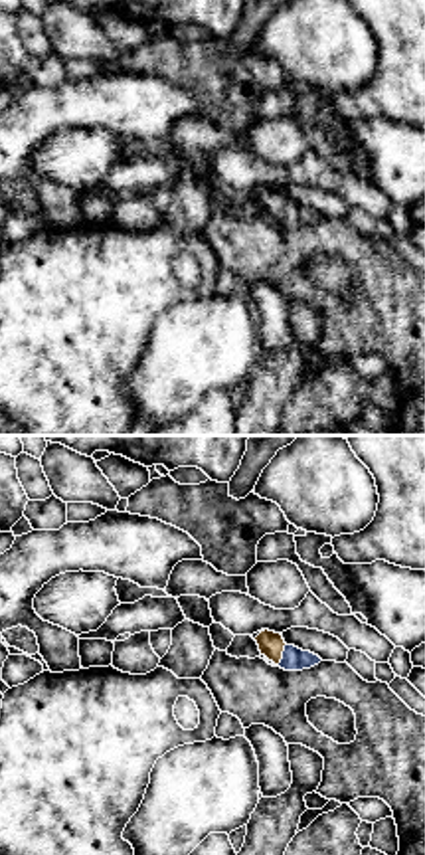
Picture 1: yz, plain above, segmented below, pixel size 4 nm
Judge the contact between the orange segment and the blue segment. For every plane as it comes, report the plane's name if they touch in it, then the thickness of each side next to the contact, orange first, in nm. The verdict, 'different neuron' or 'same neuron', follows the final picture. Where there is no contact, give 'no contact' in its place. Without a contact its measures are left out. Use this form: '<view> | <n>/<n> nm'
yz | 100/100 nm

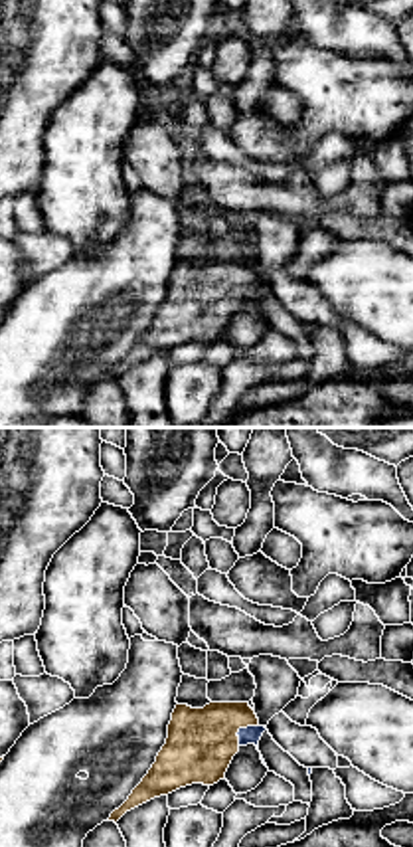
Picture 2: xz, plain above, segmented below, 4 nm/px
xz | 280/80 nm

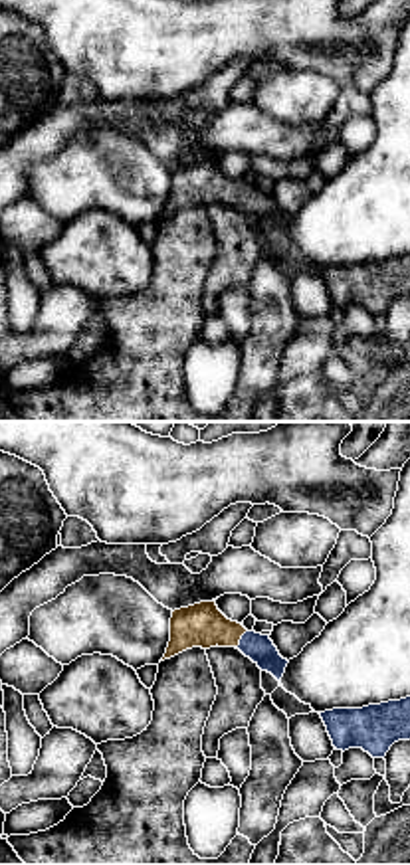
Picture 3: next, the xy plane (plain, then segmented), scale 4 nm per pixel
xy | 180/110 nm

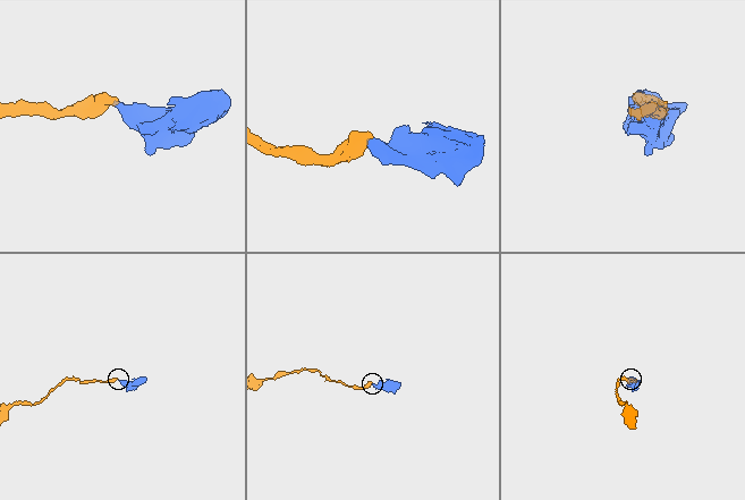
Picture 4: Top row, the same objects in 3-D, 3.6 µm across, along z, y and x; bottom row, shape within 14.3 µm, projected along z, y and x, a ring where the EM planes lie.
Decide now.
same neuron

